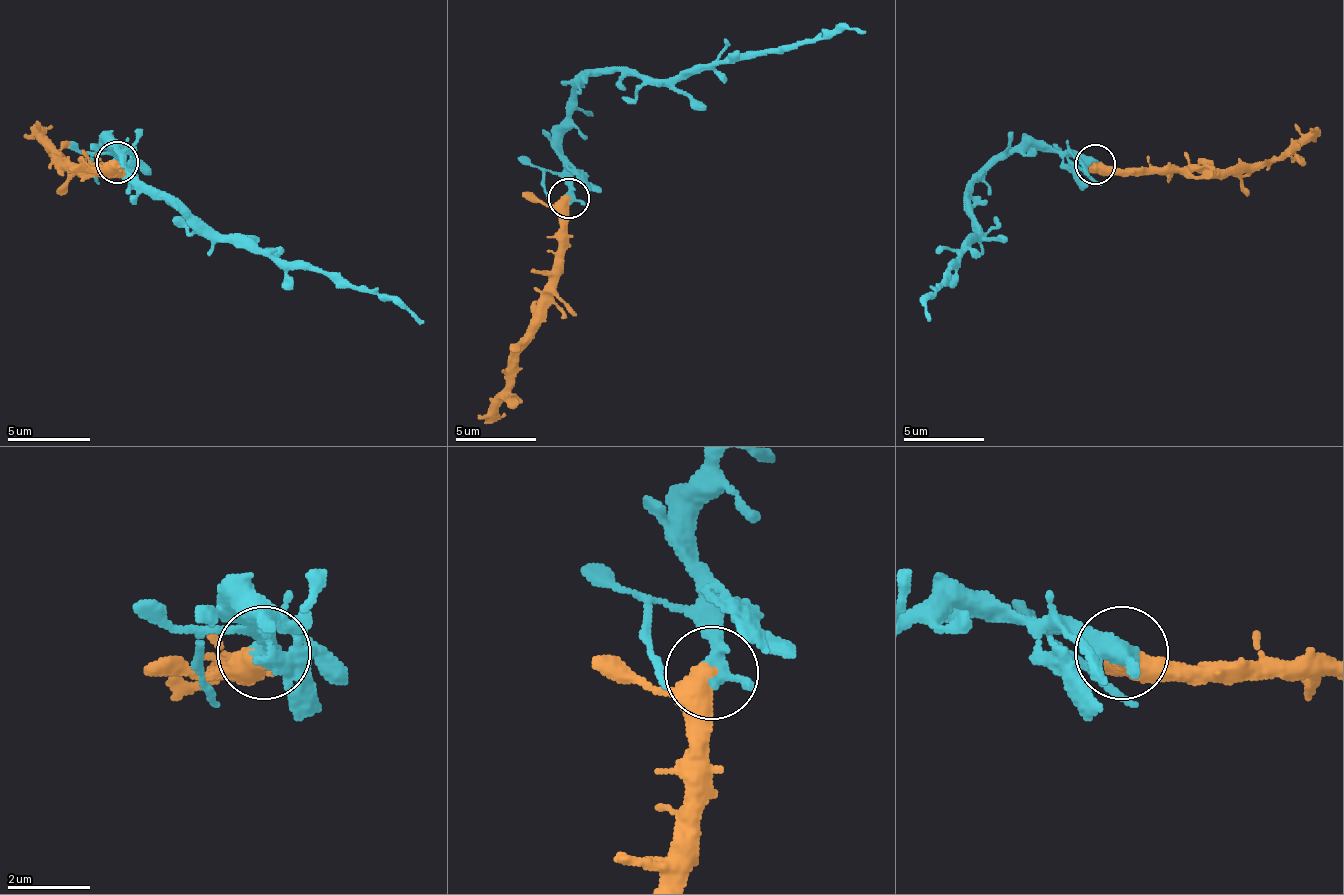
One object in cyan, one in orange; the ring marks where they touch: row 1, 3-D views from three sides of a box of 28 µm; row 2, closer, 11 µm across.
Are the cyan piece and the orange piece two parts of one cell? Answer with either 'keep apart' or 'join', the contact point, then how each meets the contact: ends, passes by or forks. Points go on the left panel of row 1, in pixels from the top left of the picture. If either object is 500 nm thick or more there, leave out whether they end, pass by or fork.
join; place (117, 162)

